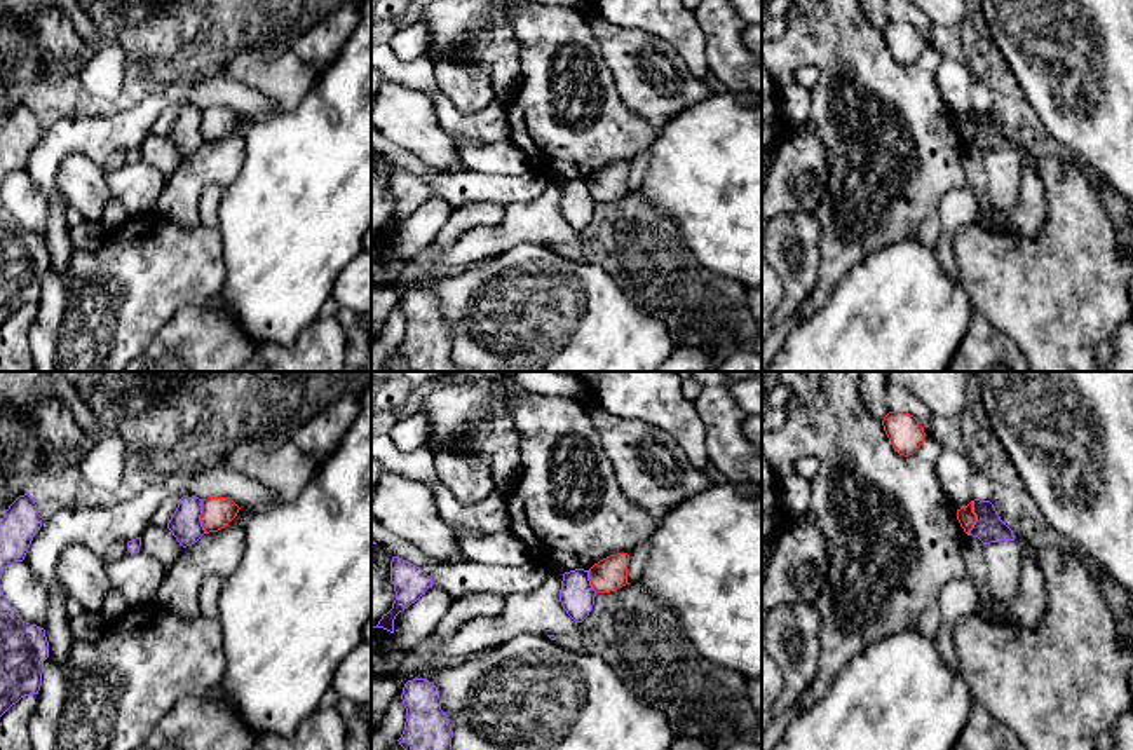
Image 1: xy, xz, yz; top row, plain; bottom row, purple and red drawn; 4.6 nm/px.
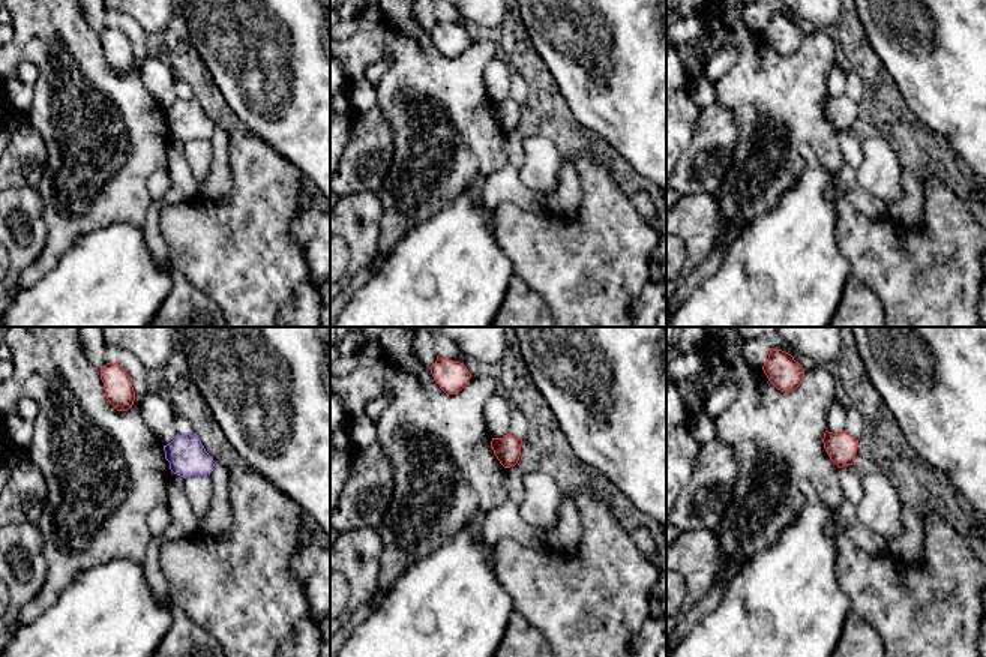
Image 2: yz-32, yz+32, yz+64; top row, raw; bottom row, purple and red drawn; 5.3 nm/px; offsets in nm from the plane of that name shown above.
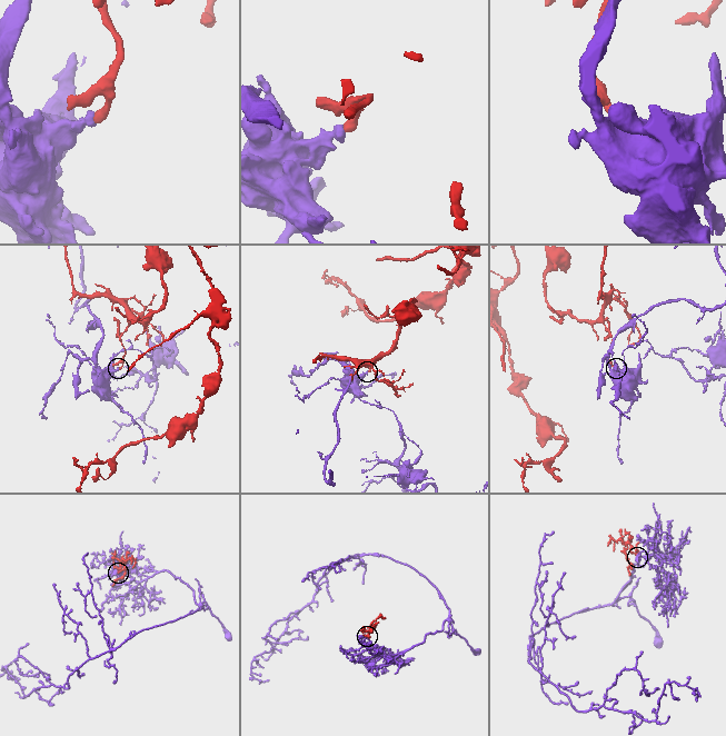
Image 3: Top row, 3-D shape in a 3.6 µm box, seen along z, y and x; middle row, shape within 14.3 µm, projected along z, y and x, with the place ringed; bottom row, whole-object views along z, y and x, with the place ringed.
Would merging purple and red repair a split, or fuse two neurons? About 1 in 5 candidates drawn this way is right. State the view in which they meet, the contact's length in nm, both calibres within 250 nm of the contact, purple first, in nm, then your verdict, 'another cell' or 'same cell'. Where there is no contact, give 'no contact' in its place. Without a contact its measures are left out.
xy | 160 nm | 150/140 nm | another cell

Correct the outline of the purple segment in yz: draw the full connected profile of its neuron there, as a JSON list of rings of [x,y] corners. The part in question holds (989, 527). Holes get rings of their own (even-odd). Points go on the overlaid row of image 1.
[[[973,501],[976,522],[967,535],[978,537],[983,544],[1014,541],[1013,530],[1001,520],[990,501]]]

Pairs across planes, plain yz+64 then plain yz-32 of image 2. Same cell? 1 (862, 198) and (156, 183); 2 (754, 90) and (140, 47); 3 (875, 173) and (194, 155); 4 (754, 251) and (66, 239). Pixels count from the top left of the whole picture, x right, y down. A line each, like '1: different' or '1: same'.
1: same
2: different
3: same
4: different

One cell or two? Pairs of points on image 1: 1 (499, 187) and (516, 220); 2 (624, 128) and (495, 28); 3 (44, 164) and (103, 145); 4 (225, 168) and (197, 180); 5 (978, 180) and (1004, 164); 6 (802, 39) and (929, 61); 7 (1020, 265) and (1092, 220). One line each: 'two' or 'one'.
1: two
2: two
3: one
4: one
5: two
6: one
7: one

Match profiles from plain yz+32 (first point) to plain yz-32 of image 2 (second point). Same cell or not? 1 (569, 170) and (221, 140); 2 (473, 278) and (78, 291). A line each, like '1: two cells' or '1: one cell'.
1: one cell
2: one cell

